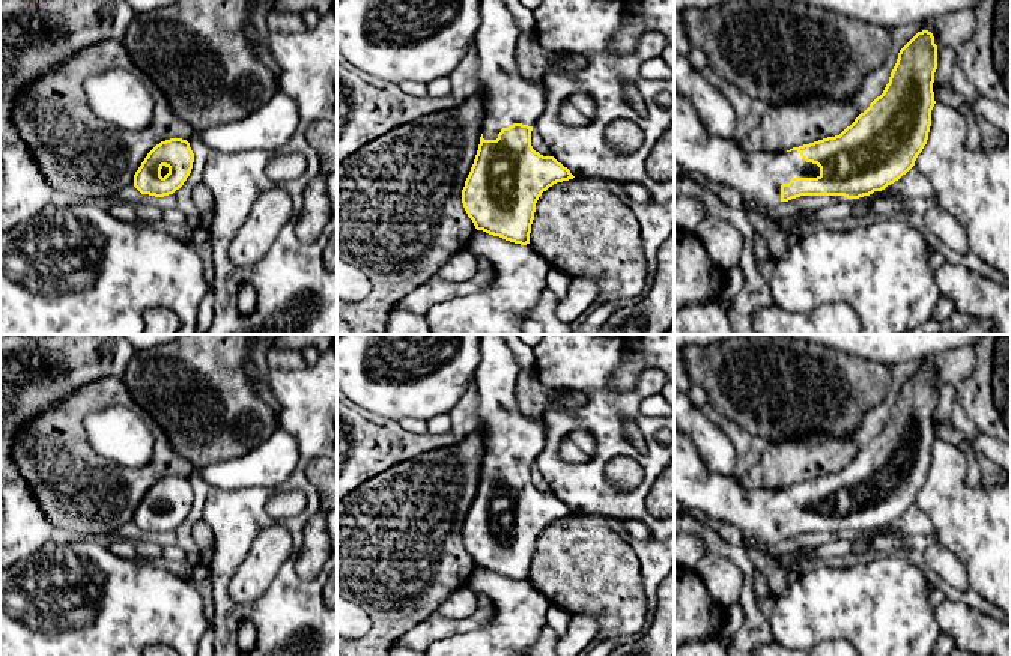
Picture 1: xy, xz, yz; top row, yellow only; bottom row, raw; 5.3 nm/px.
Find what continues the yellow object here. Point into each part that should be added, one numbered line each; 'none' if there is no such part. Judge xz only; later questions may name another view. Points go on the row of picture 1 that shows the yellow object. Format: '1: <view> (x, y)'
1: xz (509, 98)

